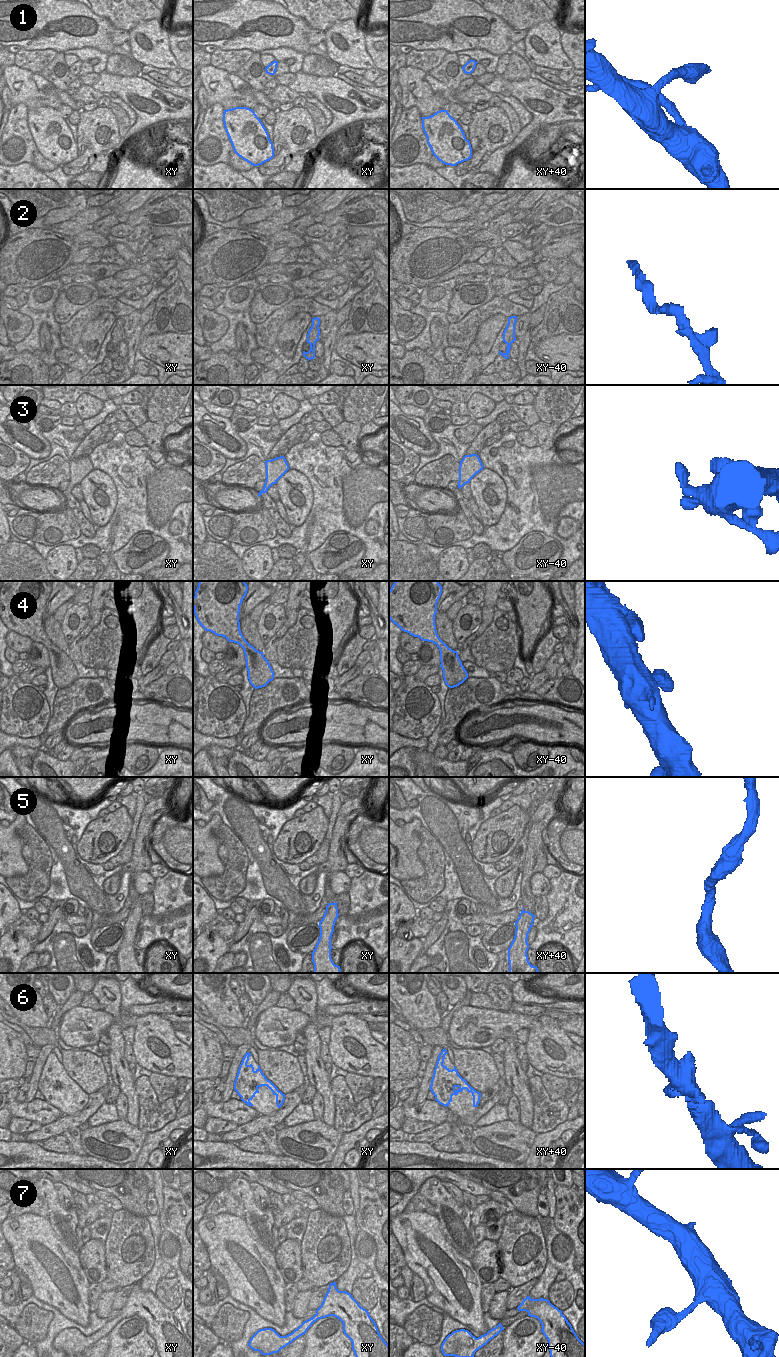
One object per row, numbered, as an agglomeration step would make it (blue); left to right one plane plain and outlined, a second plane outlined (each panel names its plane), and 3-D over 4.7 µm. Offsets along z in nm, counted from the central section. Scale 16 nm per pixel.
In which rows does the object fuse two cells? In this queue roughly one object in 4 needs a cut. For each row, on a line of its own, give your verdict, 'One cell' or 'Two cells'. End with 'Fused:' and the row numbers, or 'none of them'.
1: Two cells
2: One cell
3: One cell
4: One cell
5: One cell
6: One cell
7: One cell
Fused: 1.

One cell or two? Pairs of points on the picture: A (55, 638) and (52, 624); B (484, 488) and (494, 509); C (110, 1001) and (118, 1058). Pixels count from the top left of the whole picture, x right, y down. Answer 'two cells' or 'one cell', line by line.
A: one cell
B: one cell
C: one cell

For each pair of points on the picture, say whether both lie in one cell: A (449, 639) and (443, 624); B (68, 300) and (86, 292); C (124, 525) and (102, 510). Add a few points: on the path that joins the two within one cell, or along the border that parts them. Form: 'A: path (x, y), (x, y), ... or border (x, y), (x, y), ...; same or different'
A: path (446, 635), (444, 628); same
B: path (72, 297), (82, 294); same
C: border (117, 493), (111, 518), (96, 527); different

